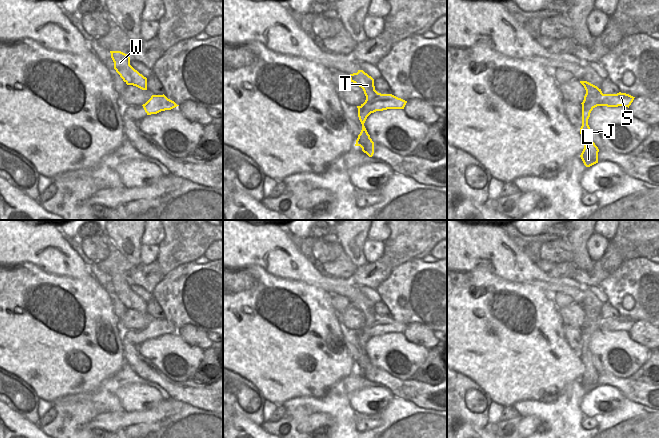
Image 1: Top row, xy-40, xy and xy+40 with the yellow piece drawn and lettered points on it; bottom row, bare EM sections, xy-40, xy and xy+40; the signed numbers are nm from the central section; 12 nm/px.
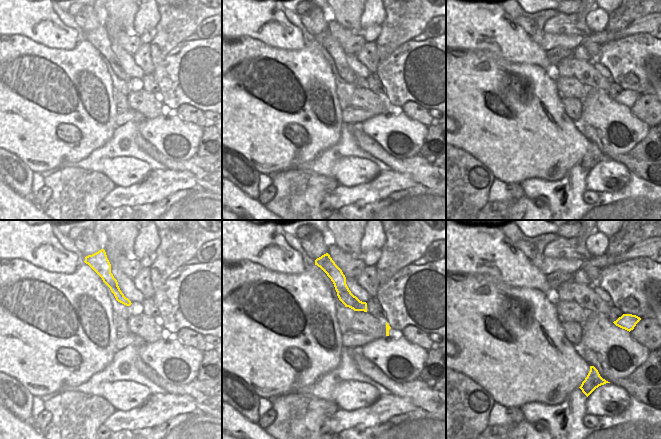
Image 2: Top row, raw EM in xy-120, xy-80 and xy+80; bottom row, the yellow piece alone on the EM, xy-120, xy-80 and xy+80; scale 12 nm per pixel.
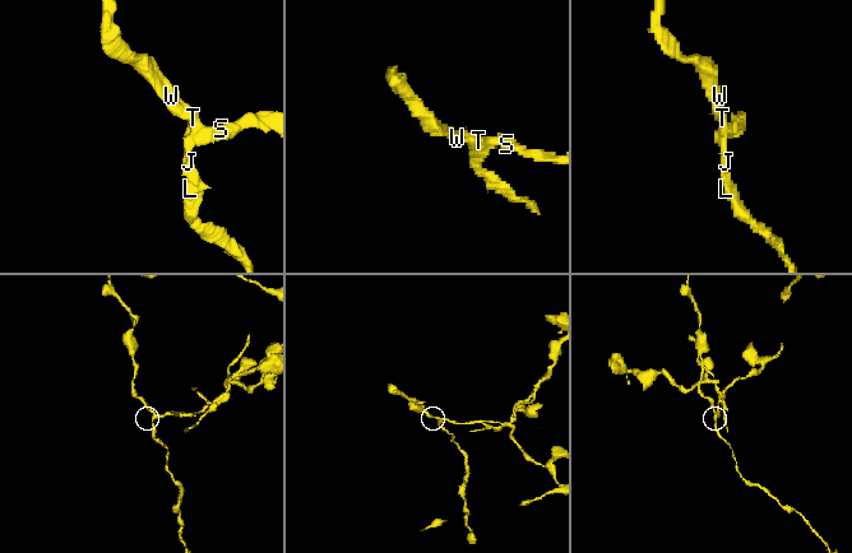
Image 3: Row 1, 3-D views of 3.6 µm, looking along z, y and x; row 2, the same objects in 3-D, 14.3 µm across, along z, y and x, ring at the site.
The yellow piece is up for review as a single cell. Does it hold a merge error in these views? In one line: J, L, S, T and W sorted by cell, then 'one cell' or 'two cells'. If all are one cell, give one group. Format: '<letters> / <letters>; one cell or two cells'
J L T W / S; two cells

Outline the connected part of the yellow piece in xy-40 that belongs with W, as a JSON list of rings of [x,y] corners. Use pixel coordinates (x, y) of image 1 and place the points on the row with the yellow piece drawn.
[[[110,51],[114,69],[127,85],[147,90],[147,78],[130,65],[130,57],[121,51]]]

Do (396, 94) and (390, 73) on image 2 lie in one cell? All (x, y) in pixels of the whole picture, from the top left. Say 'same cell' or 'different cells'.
same cell

